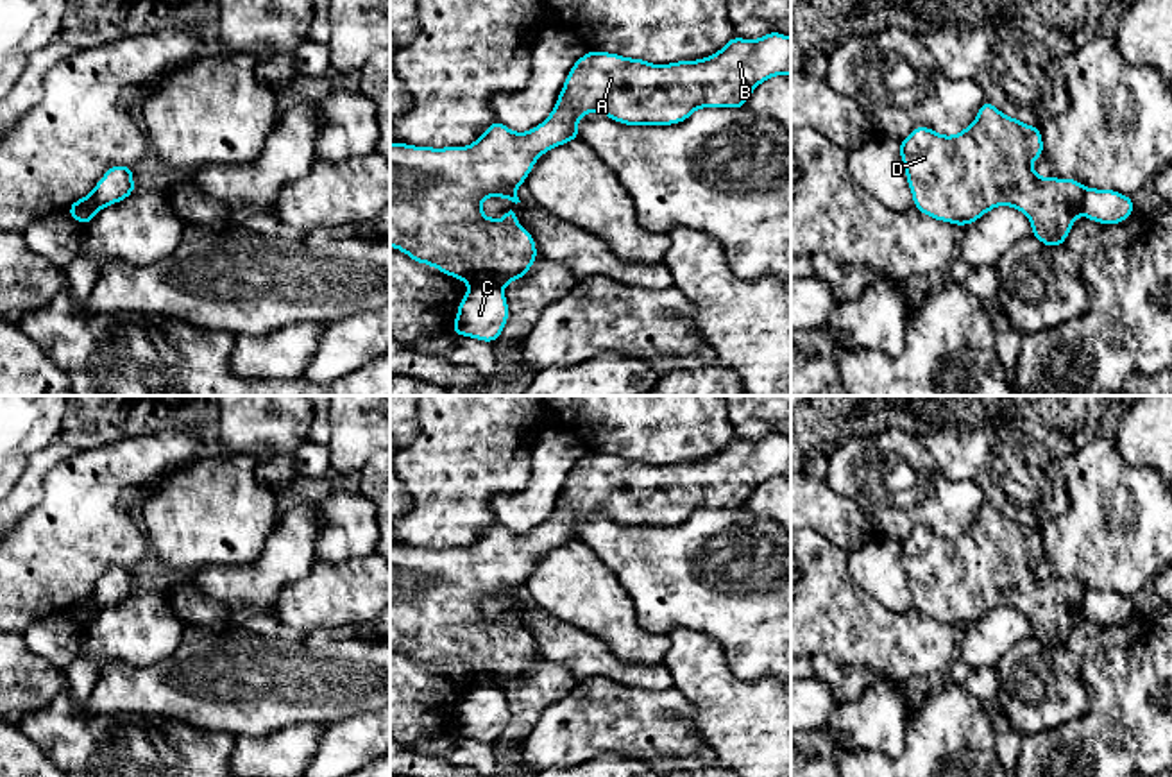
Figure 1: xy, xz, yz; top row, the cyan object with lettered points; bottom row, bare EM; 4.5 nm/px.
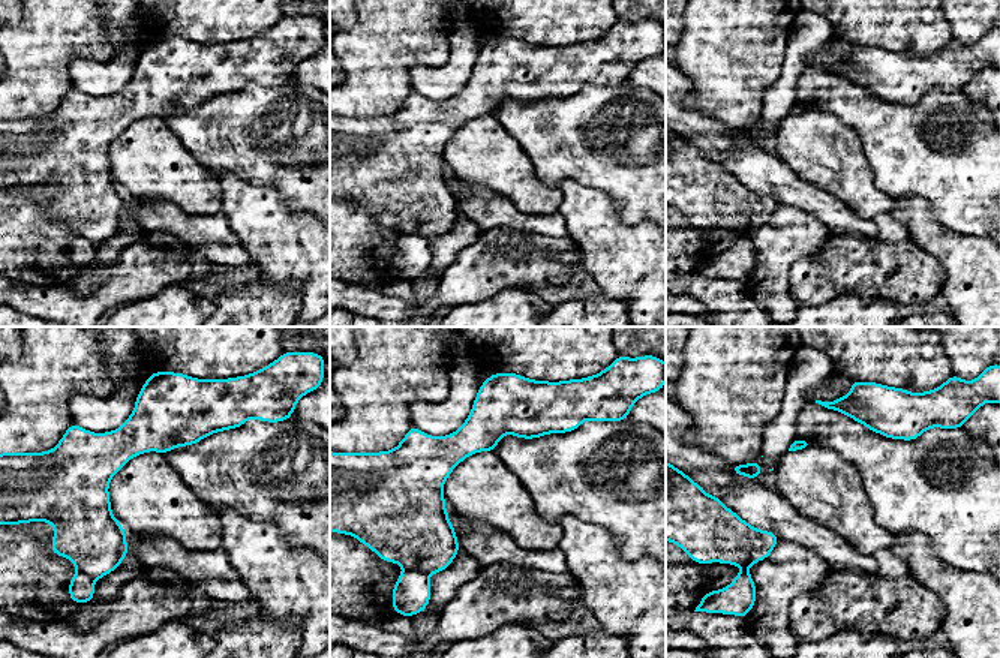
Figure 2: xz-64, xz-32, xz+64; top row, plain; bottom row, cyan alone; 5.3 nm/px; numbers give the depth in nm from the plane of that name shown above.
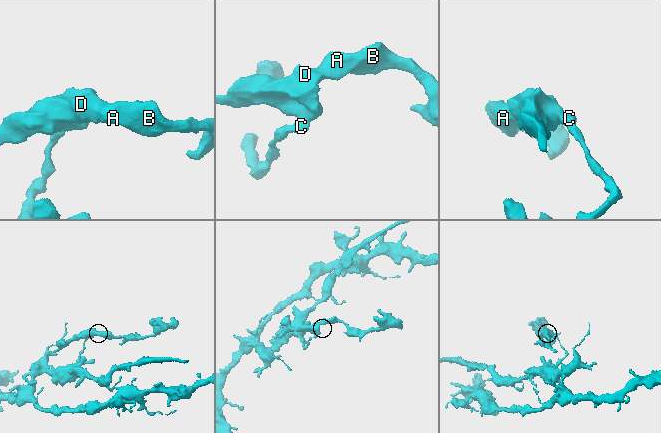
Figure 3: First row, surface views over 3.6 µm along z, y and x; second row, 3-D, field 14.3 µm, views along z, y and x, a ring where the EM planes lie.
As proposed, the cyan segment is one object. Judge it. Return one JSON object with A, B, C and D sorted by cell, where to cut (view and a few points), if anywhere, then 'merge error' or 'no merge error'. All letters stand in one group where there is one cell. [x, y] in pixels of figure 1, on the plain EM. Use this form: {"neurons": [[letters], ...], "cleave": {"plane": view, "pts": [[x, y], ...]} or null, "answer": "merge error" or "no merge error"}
{"neurons": [["A", "B", "D"], ["C"]], "cleave": {"plane": "xz", "pts": [[471, 684], [492, 684], [501, 690]]}, "answer": "merge error"}

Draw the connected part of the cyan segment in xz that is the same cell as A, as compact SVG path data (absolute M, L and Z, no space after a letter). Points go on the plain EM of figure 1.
M780 433L760 440L734 437L705 460L671 465L589 451L573 465L551 516L528 534L514 534L496 521L467 548L390 544L390 646L469 686L503 689L524 679L539 653L530 632L514 621L515 609L508 609L503 621L488 619L481 602L505 598L521 603L515 589L524 585L544 553L578 541L582 516L599 512L624 526L673 526L700 508L743 508L752 492L775 476L791 476L791 439Z

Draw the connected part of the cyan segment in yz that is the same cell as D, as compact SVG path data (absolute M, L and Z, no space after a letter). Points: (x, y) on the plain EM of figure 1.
M988 501L979 508L975 523L954 537L920 526L900 542L914 609L923 616L968 627L997 607L1011 607L1027 616L1032 637L1043 646L1057 648L1083 612L1086 589L1075 580L1040 578L1032 562L1041 555L1040 528L1004 516Z

